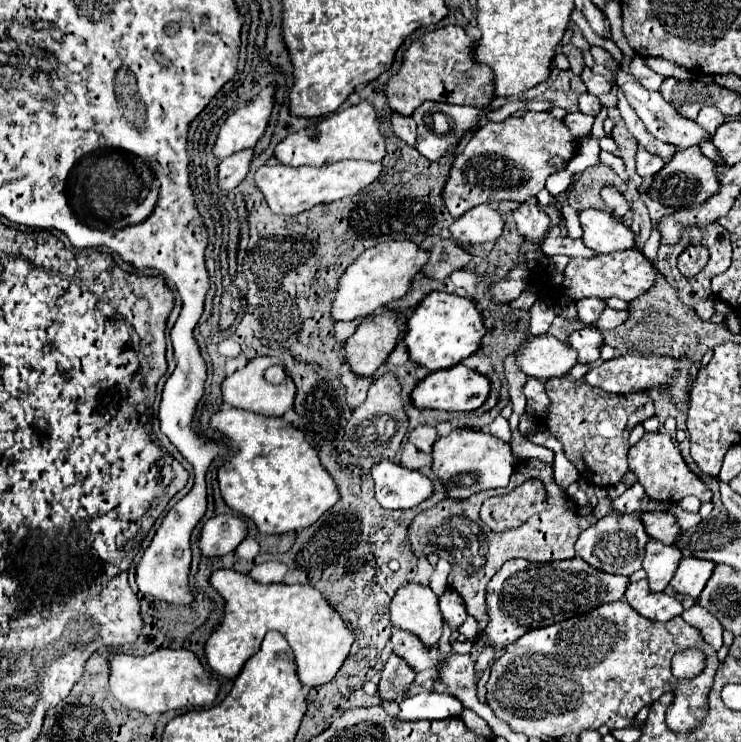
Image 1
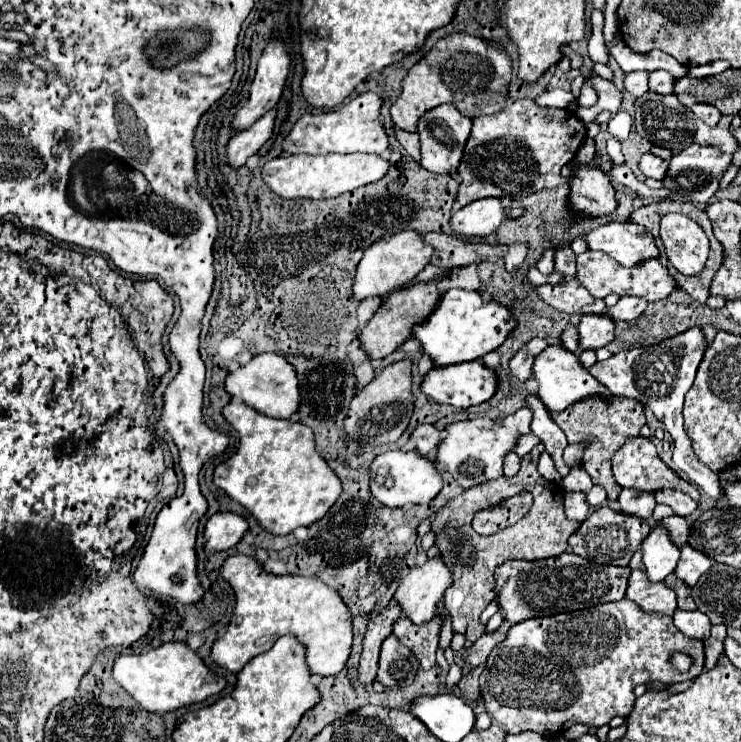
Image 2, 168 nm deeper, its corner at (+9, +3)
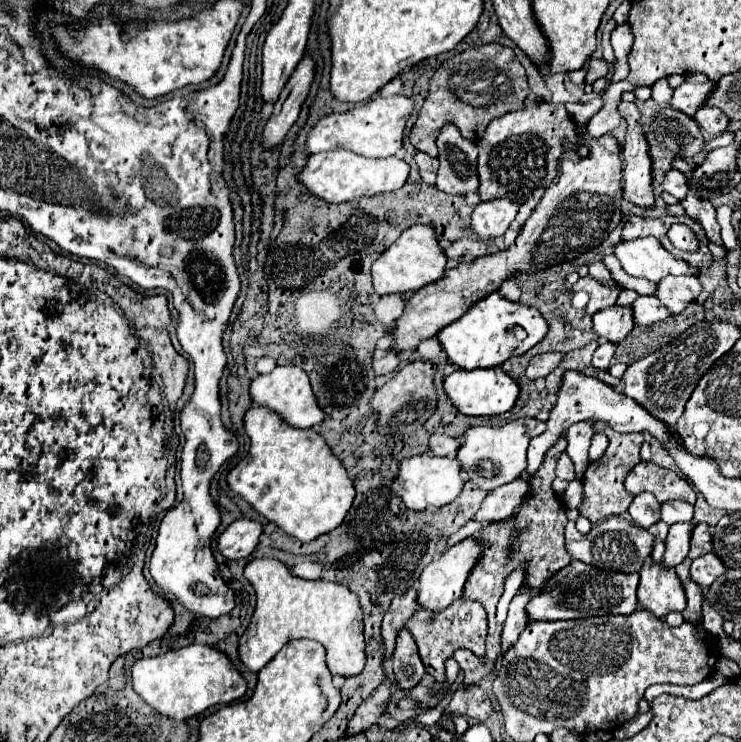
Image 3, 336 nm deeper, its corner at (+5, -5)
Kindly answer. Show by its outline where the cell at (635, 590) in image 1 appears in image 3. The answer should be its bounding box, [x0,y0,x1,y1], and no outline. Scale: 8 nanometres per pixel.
[637,559,685,617]

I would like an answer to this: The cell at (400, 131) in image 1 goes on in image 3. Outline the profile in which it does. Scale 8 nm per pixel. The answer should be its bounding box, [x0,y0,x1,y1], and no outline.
[415,153,439,183]

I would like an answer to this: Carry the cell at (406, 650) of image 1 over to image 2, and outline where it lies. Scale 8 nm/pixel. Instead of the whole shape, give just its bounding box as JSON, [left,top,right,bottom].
[393,615,441,669]

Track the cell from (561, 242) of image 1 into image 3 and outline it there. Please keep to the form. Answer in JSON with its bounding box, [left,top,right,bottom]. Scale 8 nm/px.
[445,239,483,269]

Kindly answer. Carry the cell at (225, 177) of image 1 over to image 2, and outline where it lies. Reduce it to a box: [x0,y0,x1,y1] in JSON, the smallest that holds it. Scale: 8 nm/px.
[227,109,277,167]

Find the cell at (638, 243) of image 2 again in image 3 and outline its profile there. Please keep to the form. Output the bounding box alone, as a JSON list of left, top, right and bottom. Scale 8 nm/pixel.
[613,237,695,283]

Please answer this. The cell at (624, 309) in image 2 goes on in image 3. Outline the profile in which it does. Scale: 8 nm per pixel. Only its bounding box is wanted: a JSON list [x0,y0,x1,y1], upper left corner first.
[631,295,669,325]

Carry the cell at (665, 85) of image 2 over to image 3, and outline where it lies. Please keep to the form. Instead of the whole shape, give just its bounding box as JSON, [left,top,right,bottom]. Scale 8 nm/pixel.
[669,81,713,115]

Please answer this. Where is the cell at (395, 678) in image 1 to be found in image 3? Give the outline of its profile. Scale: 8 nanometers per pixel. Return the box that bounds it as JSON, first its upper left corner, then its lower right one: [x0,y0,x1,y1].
[393,629,425,691]

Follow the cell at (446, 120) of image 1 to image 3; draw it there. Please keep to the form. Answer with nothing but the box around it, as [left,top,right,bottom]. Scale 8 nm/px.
[437,123,477,195]

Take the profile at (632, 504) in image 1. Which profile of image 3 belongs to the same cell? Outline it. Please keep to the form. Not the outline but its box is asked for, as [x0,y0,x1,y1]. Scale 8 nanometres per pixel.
[629,493,659,529]

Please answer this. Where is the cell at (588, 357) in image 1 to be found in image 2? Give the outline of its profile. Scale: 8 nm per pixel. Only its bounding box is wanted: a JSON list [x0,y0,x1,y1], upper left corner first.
[577,315,615,349]

